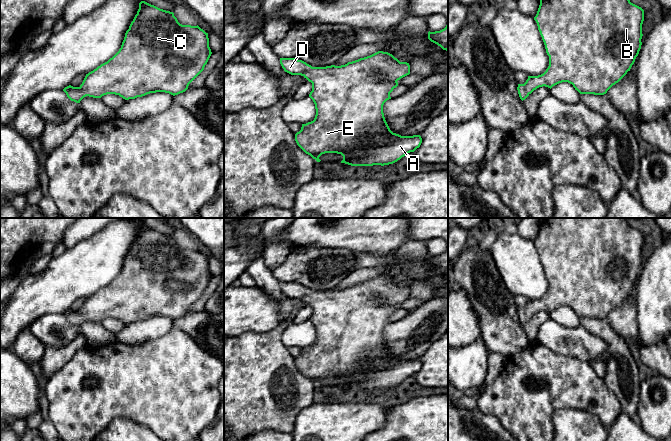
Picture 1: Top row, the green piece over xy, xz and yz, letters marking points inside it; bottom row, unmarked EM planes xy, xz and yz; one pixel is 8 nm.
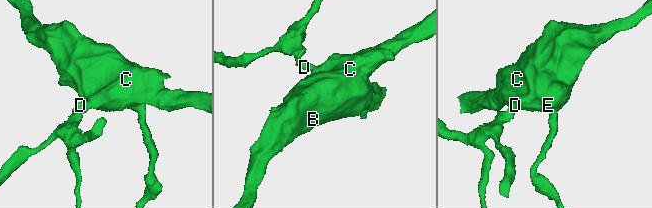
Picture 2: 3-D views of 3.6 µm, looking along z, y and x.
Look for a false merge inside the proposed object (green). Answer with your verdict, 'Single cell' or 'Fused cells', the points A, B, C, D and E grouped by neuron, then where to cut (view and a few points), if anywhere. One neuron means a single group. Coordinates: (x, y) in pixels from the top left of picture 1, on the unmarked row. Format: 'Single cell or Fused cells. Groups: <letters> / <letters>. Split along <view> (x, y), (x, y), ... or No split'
Single cell. Groups: A B C D E. No split

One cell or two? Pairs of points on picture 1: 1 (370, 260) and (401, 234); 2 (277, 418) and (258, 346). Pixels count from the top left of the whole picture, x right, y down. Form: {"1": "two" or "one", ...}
{"1": "two", "2": "one"}

